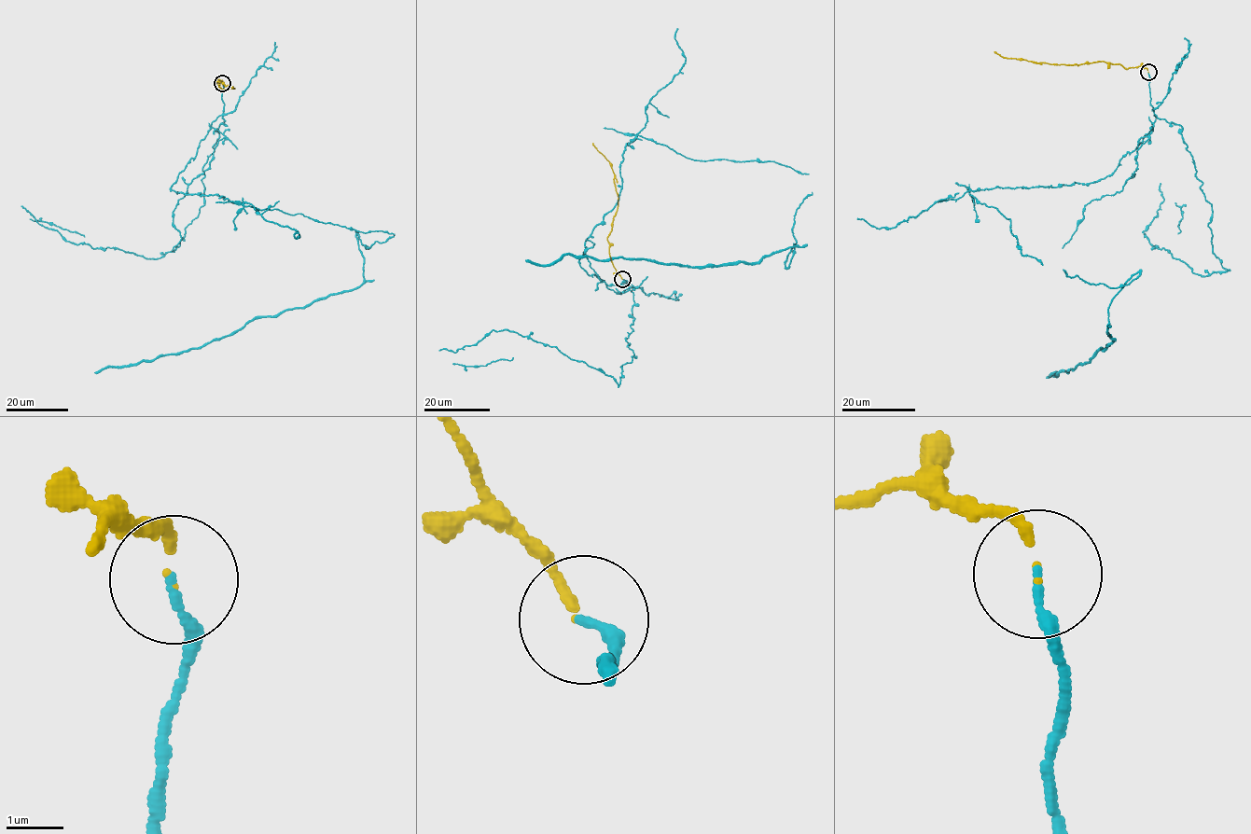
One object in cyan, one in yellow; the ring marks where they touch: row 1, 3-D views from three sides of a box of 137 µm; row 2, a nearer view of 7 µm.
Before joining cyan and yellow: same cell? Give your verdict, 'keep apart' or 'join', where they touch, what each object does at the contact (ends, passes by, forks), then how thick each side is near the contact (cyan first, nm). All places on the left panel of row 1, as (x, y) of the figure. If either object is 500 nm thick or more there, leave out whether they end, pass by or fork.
keep apart; at (222, 83); cyan ends there; yellow ends there; 160 nm thick on the cyan side, 40 nm on the other

